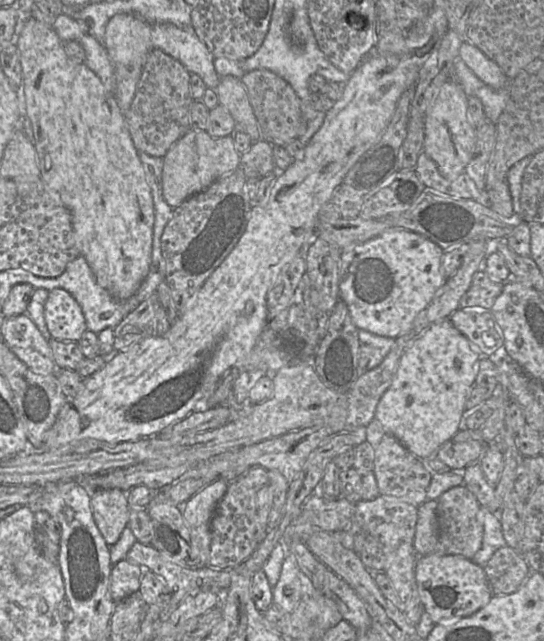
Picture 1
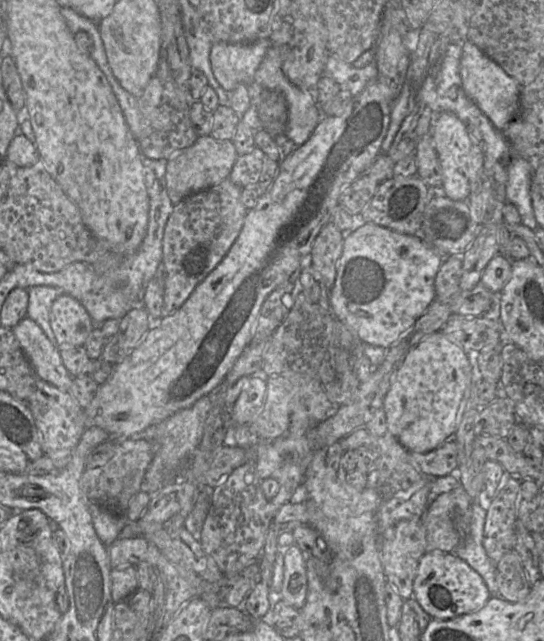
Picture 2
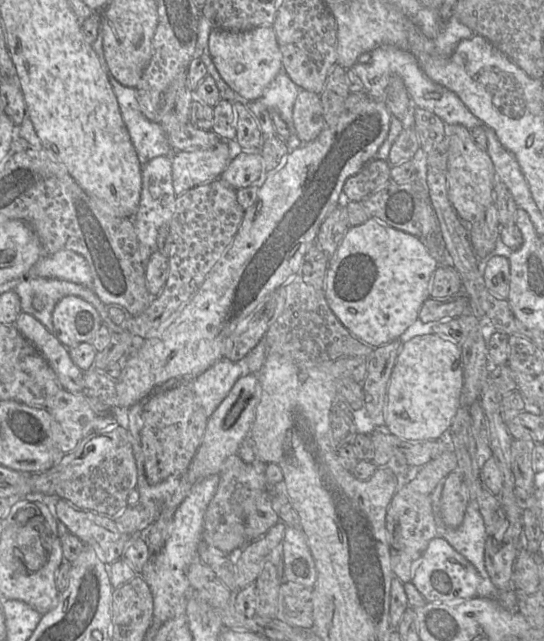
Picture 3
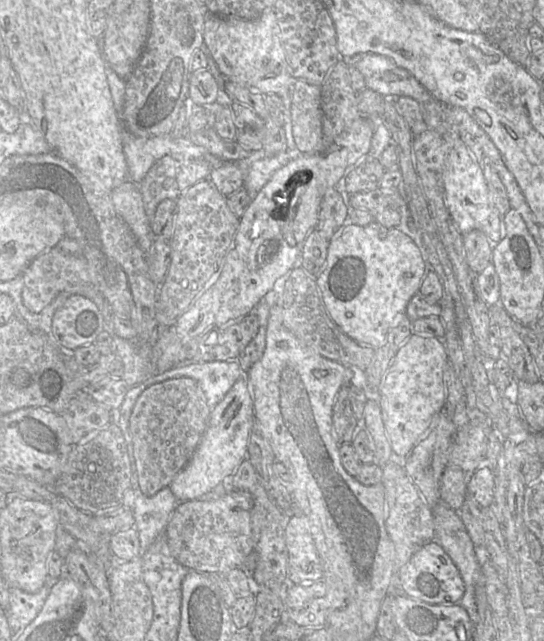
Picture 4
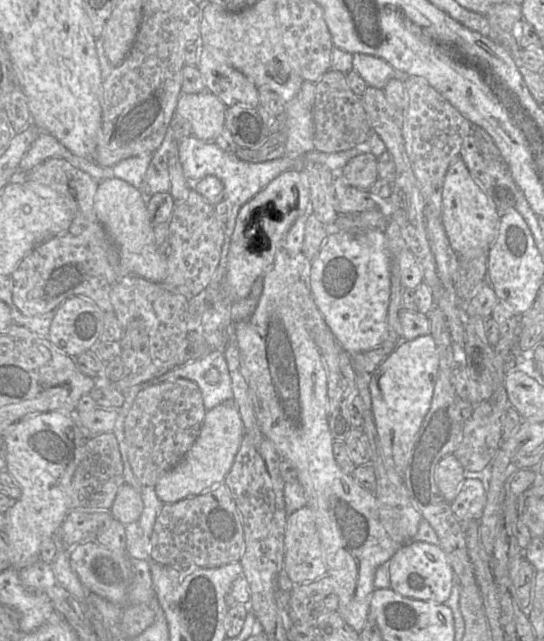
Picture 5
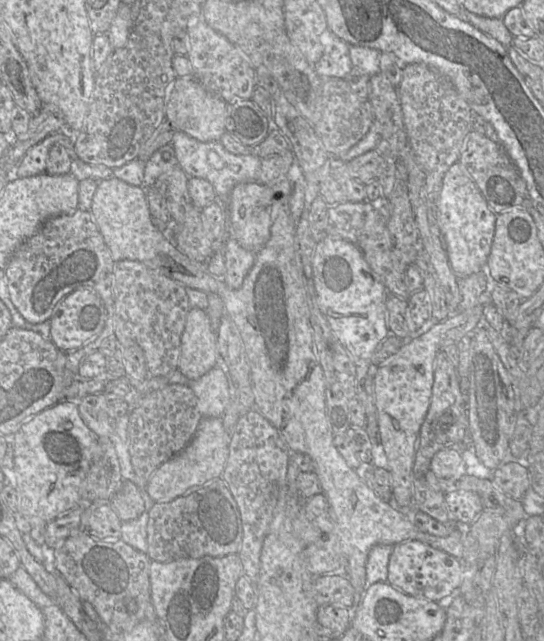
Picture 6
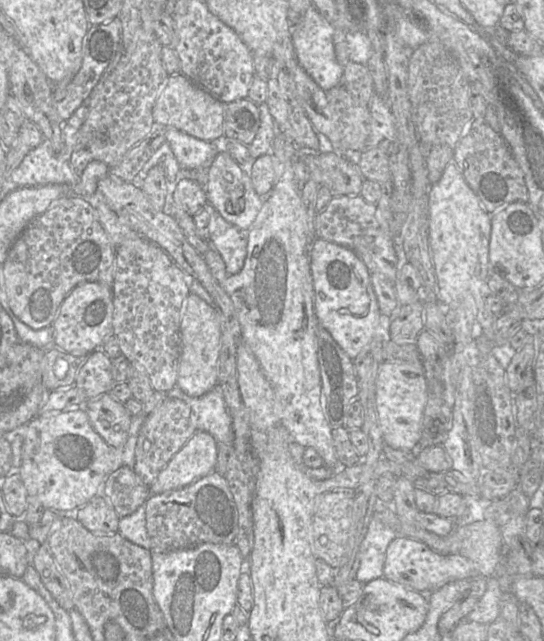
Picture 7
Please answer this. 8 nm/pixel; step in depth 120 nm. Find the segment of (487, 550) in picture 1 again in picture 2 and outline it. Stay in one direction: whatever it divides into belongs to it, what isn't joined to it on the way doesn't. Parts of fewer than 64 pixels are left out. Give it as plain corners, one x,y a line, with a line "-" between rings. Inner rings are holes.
474,501
469,532
453,553
482,577
490,595
494,597
500,595
495,580
496,565
487,556
483,546
485,517
486,510
479,502

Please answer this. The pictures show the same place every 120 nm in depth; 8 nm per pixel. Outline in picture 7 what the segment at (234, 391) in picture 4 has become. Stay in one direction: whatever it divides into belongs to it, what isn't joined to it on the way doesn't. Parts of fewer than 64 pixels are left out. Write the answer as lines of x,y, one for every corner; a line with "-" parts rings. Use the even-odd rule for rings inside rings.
196,430
185,445
171,458
150,485
151,494
161,494
190,485
215,471
218,444
205,431

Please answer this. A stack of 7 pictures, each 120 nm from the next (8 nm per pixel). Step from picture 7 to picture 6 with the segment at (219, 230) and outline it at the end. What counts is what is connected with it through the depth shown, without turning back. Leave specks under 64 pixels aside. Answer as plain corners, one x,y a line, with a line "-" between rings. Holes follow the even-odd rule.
232,236
225,240
223,253
226,264
224,281
230,288
238,289
254,265
255,254
243,248

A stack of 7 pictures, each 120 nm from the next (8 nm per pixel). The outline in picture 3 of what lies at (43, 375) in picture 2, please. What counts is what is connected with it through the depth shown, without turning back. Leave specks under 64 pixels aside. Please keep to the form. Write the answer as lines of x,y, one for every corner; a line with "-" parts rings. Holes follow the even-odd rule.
20,312
16,328
43,355
56,373
62,387
73,394
82,394
84,372
73,362
69,349
33,316

